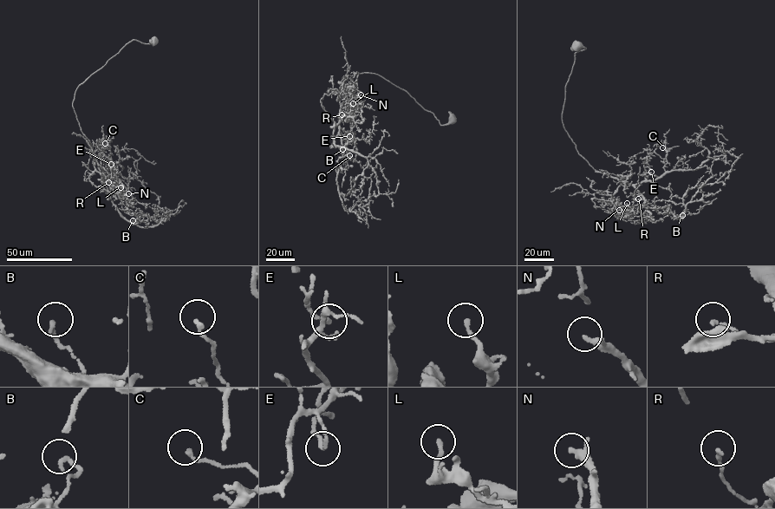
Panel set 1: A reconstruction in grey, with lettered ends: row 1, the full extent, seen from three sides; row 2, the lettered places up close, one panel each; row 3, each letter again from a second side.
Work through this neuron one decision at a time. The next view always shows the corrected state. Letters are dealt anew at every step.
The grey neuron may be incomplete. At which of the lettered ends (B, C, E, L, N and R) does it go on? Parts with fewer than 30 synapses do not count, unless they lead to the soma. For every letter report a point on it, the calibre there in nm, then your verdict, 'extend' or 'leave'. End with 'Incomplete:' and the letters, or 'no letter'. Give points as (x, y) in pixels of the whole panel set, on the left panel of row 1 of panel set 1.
B: place (133, 220); calibre 180 nm; leave
C: place (105, 143); calibre 170 nm; leave
E: place (111, 164); calibre 150 nm; leave
L: place (120, 187); calibre 170 nm; leave
N: place (128, 193); calibre 200 nm; leave
R: place (108, 182); calibre 160 nm; leave
Incomplete: no letter

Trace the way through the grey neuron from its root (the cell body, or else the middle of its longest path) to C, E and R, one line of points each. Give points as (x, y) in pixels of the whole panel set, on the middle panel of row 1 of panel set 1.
C: (453, 120), (441, 125), (406, 91), (378, 75), (348, 75), (338, 124), (341, 146), (349, 155)
E: (453, 120), (441, 125), (404, 90), (359, 73), (343, 84), (339, 133), (349, 136)
R: (453, 120), (441, 125), (406, 91), (378, 75), (363, 72), (347, 75), (337, 115), (341, 119), (341, 114)

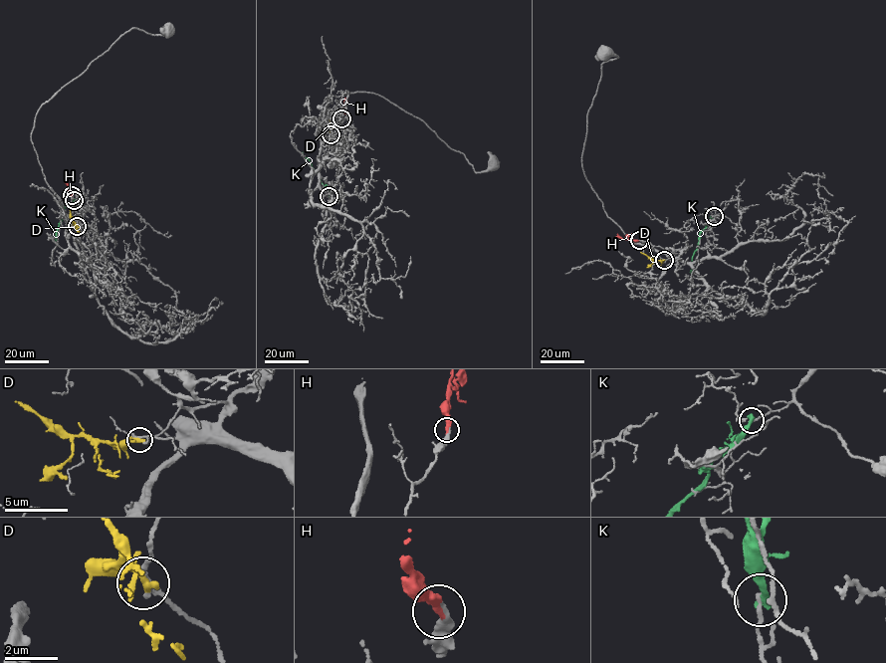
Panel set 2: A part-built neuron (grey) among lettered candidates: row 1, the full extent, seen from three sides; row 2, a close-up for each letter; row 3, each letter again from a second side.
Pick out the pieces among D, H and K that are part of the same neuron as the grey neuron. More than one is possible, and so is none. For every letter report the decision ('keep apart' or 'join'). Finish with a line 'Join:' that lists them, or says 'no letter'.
D: keep apart
H: join
K: keep apart
Join: H

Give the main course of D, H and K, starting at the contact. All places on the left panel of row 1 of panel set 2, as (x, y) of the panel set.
D: (76, 226), (69, 206)
H: (72, 195), (64, 180)
K: (75, 200), (63, 209), (56, 241)

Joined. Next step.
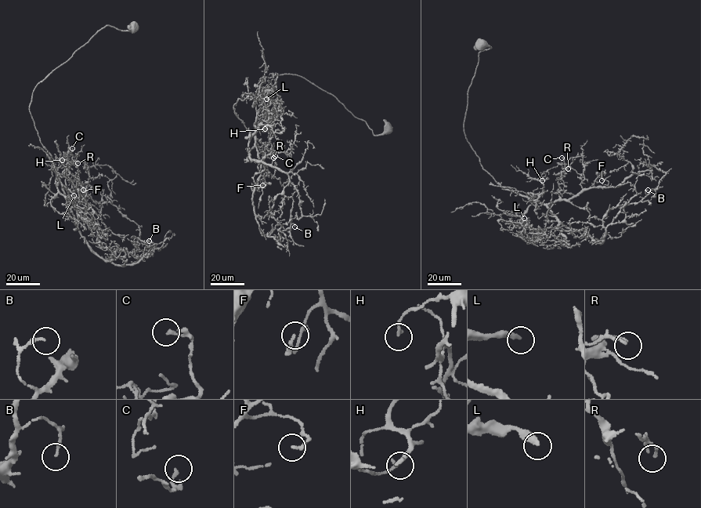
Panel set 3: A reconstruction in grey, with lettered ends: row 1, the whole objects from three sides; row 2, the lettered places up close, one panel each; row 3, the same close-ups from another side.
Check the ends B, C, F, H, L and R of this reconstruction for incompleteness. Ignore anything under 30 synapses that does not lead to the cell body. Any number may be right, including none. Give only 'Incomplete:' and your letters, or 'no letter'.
Incomplete: L

